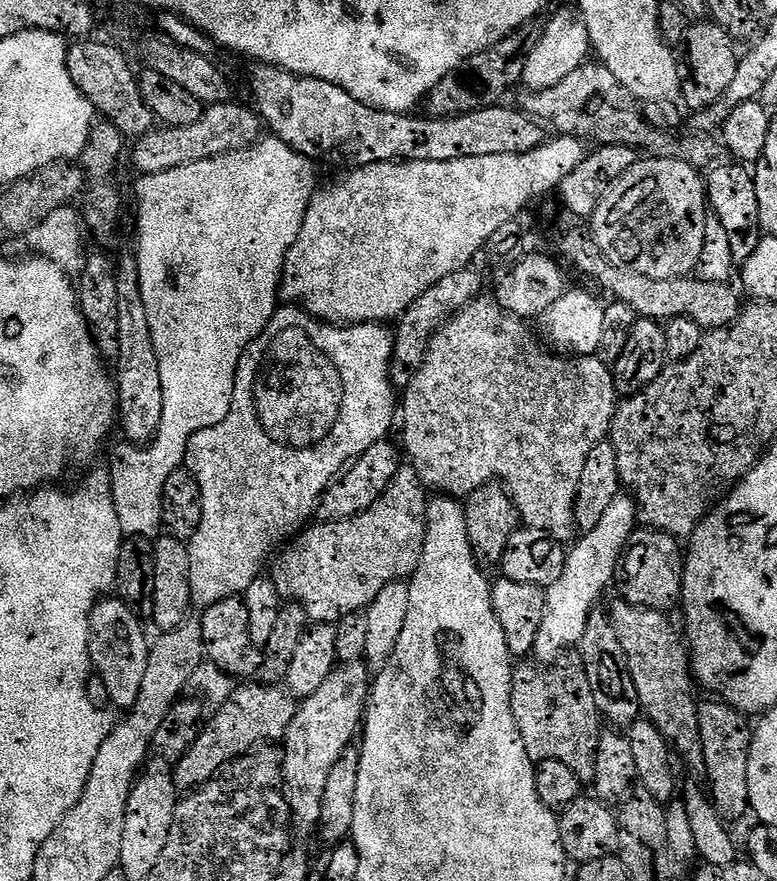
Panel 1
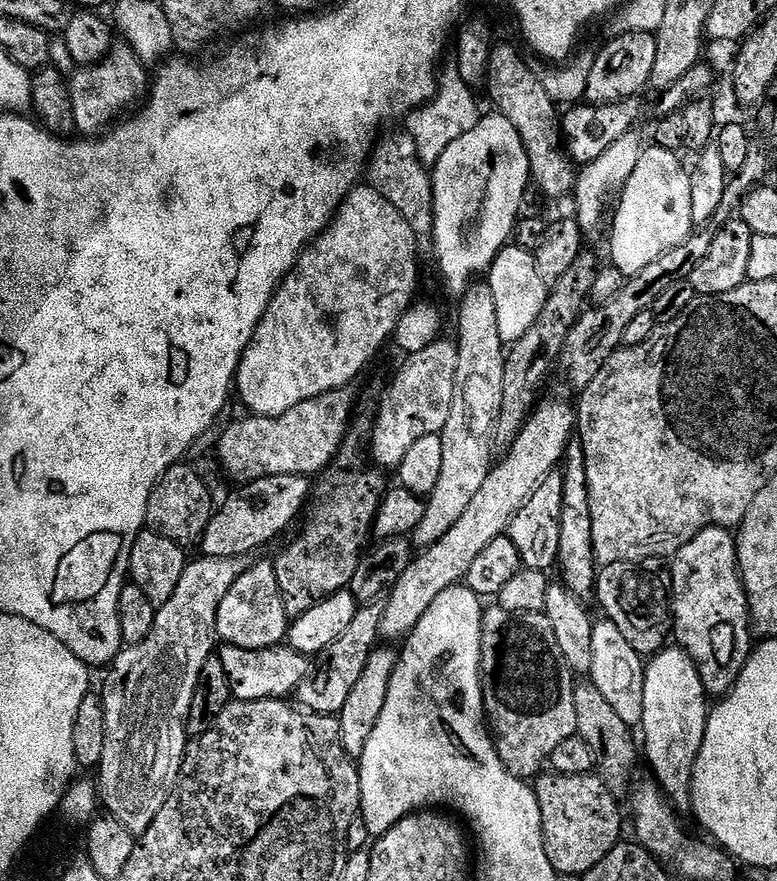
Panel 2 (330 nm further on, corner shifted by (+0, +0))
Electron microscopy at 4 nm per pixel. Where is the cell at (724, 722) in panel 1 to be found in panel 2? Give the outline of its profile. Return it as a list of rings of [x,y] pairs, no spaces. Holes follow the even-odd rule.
[[[726,528],[702,530],[702,534],[698,534],[693,540],[686,542],[686,546],[676,551],[671,564],[675,643],[683,648],[689,658],[695,662],[705,693],[712,698],[723,698],[738,682],[754,647],[754,639],[752,640],[754,632],[750,627],[748,611],[748,595],[744,592],[744,580],[740,576],[740,563],[736,557],[736,536]]]

